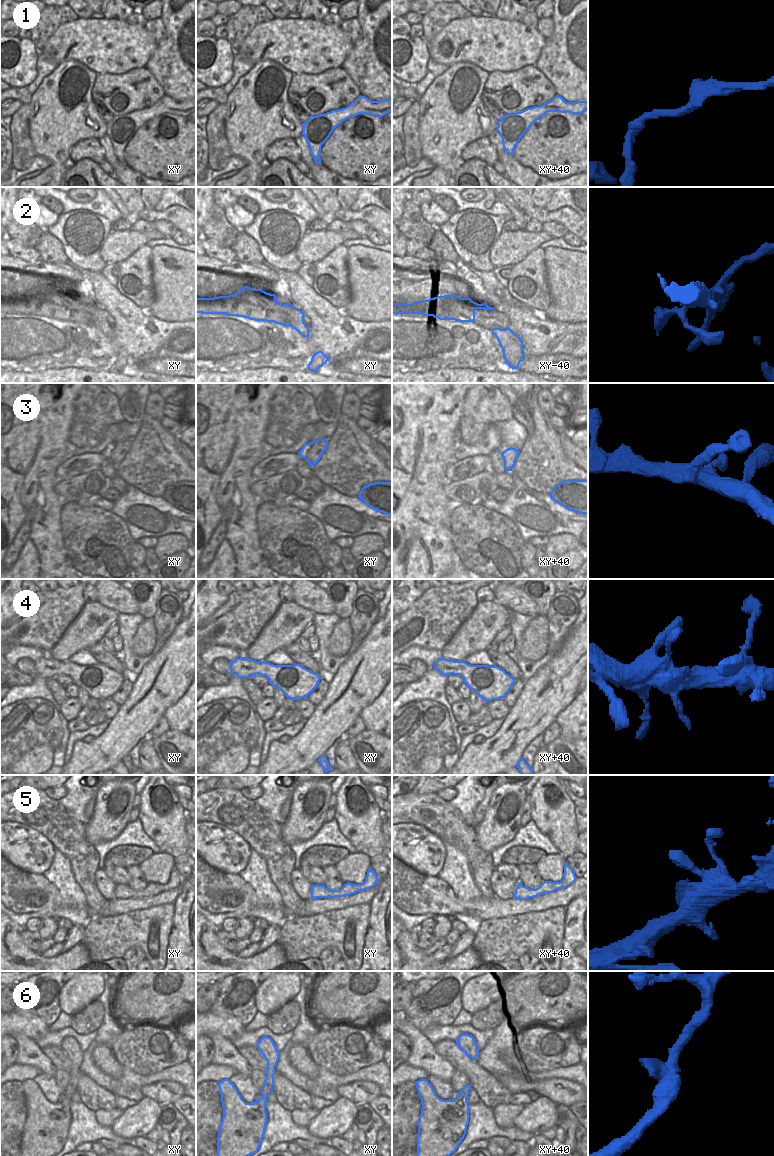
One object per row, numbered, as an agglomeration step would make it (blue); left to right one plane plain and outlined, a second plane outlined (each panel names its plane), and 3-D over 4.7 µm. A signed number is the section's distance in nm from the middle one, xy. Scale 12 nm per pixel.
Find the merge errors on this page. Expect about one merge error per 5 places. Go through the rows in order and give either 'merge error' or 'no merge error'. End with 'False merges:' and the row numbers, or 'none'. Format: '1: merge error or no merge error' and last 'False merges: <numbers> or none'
1: no merge error
2: no merge error
3: no merge error
4: no merge error
5: no merge error
6: no merge error
False merges: none

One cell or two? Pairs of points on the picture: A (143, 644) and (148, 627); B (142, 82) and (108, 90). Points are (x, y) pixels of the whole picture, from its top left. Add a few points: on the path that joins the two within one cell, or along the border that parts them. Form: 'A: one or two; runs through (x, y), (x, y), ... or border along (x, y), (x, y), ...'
A: one; runs through (144, 640), (146, 631)
B: one; runs through (134, 87), (116, 87)

